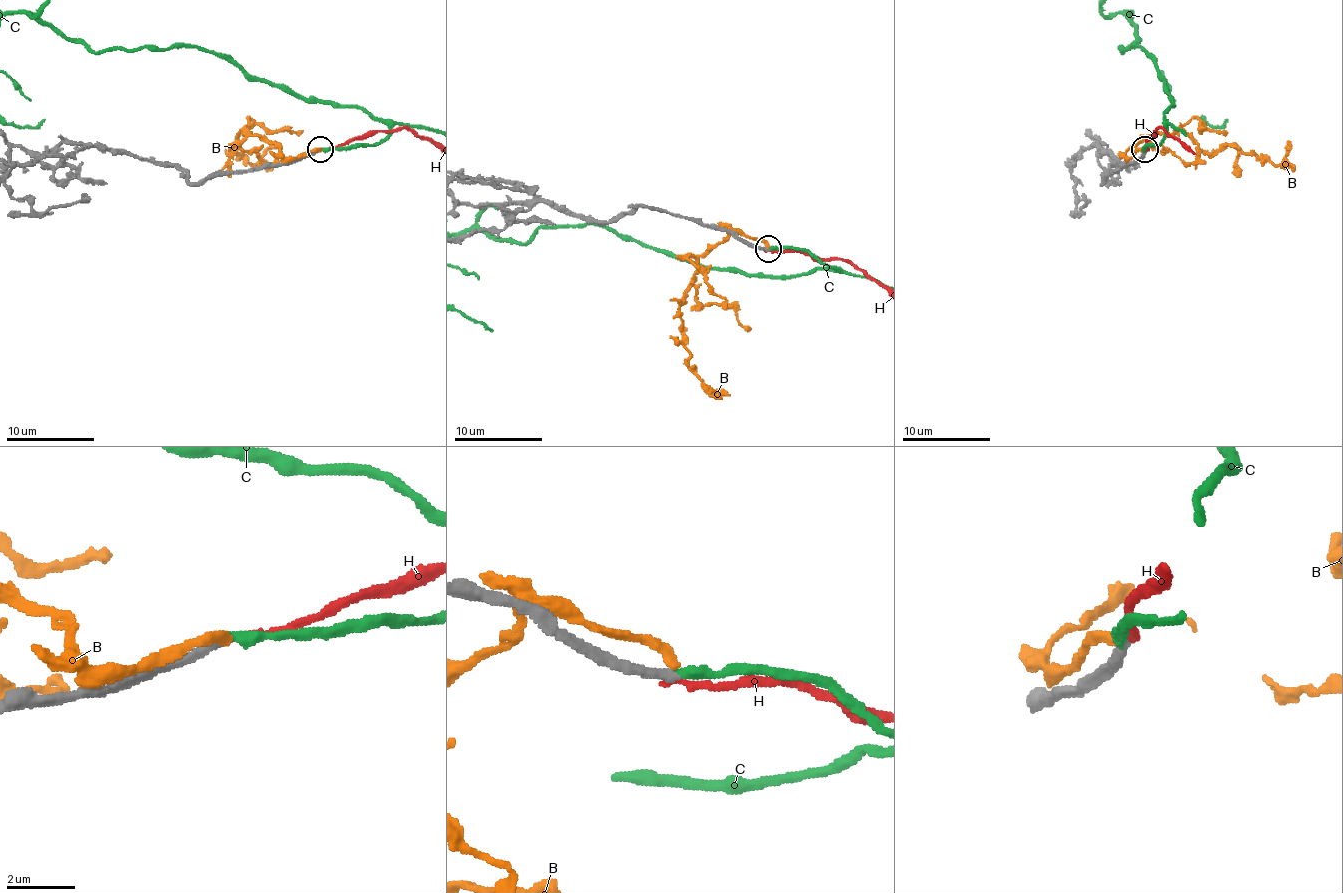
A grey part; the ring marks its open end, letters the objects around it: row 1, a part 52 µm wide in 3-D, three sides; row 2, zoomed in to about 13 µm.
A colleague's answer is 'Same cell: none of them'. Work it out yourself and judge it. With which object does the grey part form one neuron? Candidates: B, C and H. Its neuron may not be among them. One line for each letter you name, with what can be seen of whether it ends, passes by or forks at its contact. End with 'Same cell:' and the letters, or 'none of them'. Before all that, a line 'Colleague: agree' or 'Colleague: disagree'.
Colleague: disagree
C: it ends there
Same cell: C

